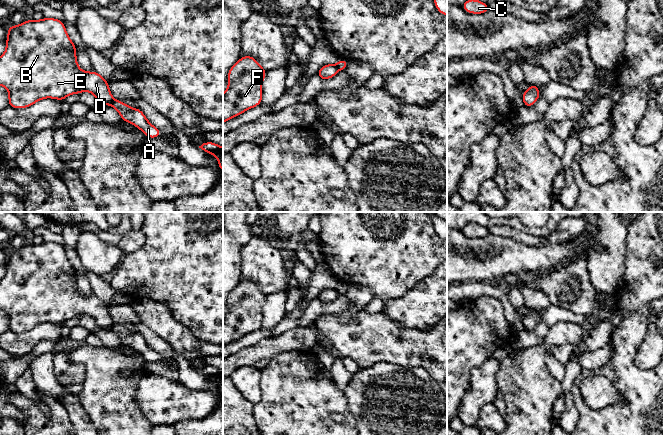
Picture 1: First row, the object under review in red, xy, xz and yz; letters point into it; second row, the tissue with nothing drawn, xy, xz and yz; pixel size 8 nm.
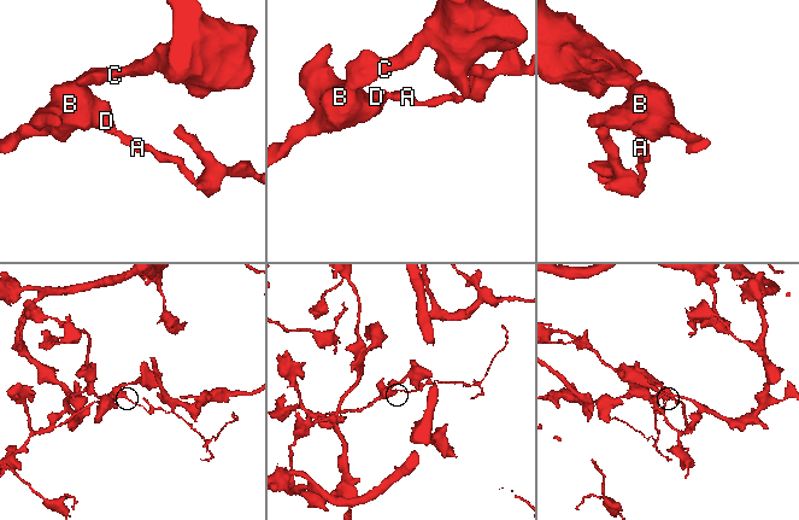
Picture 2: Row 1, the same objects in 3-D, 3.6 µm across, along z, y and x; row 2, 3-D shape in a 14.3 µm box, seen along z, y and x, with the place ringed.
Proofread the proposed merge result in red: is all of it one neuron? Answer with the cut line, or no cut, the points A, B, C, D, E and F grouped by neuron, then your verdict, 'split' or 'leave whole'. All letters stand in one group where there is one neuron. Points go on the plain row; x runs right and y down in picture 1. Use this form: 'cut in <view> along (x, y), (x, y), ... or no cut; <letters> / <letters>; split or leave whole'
cut in xy along (114, 323), (109, 328); A / B C D E F; split

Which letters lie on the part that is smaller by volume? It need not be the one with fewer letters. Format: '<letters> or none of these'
A

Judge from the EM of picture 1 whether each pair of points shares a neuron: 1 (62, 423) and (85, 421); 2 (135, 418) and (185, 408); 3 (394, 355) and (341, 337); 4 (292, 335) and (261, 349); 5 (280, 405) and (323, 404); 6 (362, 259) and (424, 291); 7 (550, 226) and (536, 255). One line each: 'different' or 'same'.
1: different
2: different
3: same
4: same
5: same
6: different
7: different

